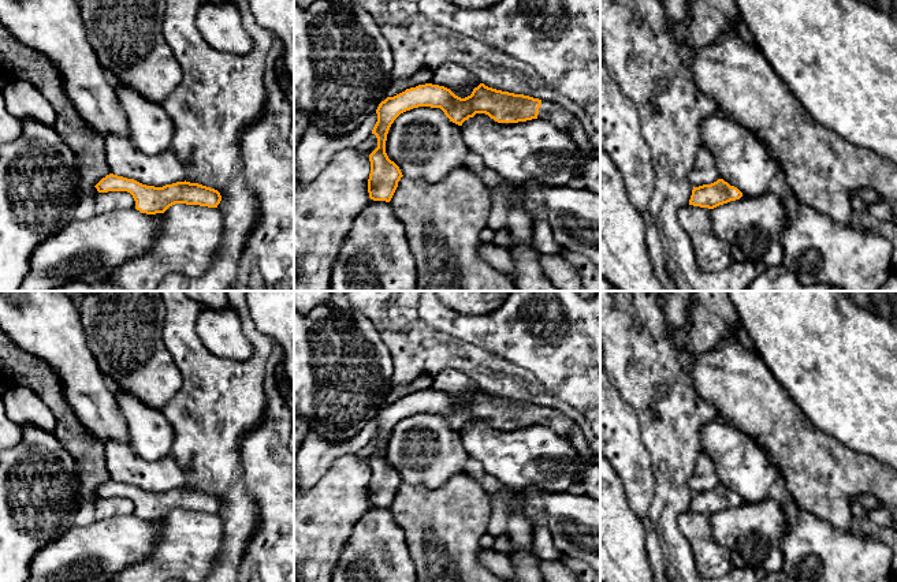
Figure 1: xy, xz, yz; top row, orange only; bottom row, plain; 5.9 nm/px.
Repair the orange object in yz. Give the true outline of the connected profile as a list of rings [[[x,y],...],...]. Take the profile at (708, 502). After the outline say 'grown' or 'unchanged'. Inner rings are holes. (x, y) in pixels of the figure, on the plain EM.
[[[706,454],[699,455],[696,460],[689,488],[693,492],[689,511],[693,512],[714,515],[742,503],[737,493],[719,482],[714,463]]] | grown

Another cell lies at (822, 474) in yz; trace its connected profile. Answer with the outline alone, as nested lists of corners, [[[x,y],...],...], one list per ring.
[[[730,335],[715,348],[699,357],[682,348],[678,351],[678,361],[689,372],[697,395],[715,406],[726,424],[751,436],[766,451],[799,508],[827,521],[838,530],[852,531],[851,501],[861,495],[871,495],[897,519],[897,471],[870,455],[851,449],[831,434],[816,428],[774,378],[760,355],[745,348],[738,337]]]

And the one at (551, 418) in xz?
[[[541,407],[539,414],[537,425],[547,426],[552,429],[555,433],[569,437],[570,430],[576,426],[576,424],[554,408]]]

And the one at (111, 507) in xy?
[[[108,497],[90,503],[97,519],[115,518],[135,514],[133,501],[127,497]]]

